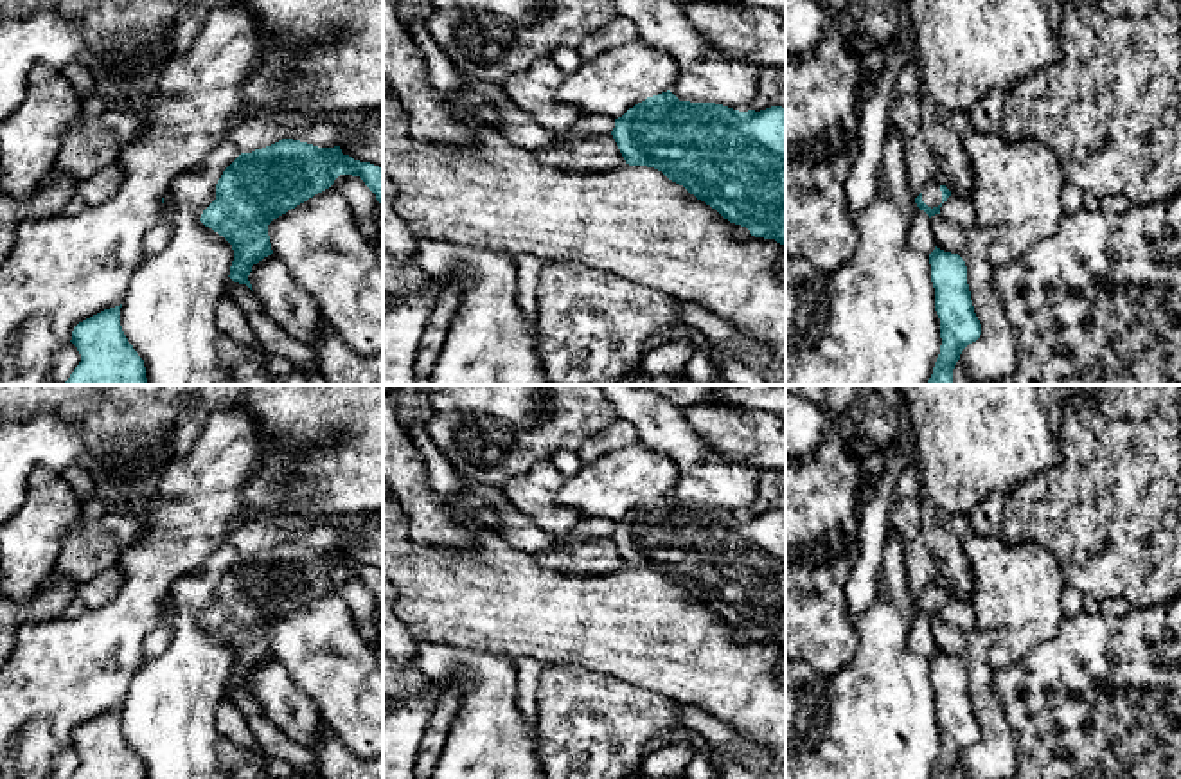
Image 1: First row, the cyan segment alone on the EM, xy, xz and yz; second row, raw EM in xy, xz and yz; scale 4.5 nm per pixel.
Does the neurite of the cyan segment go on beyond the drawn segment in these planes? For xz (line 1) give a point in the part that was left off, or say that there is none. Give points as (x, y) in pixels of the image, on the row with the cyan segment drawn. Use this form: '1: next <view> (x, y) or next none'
1: next none

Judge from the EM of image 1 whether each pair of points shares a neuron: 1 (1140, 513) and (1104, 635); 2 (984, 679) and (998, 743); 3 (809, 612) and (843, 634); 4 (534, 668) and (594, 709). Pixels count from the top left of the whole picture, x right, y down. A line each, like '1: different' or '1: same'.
1: different
2: same
3: same
4: different

